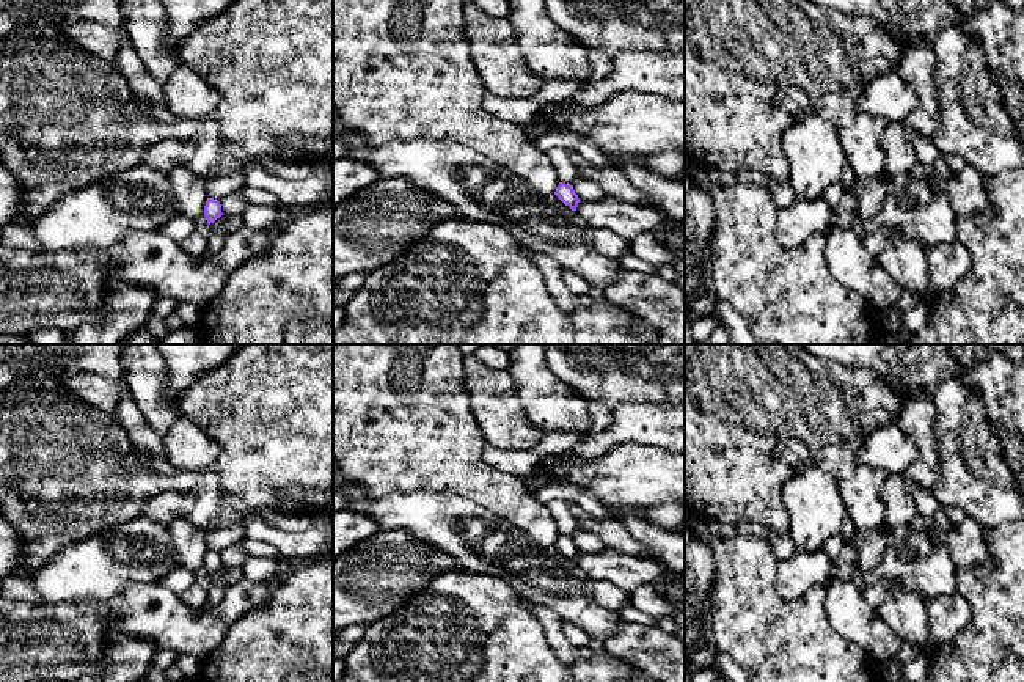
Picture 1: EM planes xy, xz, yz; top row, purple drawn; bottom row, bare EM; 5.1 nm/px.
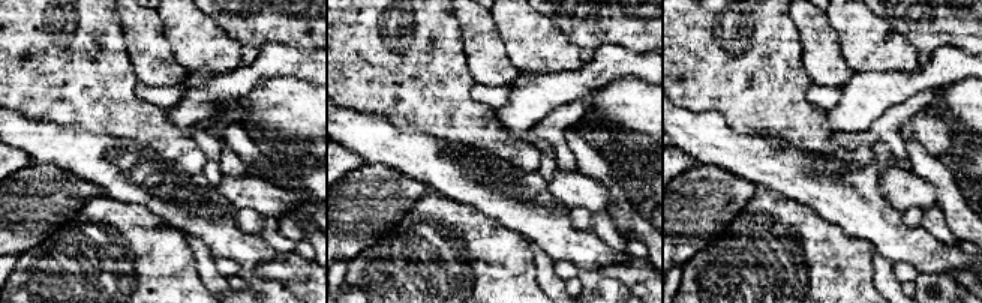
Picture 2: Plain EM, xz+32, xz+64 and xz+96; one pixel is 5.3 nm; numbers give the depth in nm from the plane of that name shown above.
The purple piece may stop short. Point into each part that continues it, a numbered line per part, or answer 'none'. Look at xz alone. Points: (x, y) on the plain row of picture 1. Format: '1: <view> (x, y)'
none

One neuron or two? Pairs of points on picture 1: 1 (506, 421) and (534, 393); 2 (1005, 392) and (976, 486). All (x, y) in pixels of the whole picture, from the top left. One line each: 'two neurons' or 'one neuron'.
1: two neurons
2: one neuron

